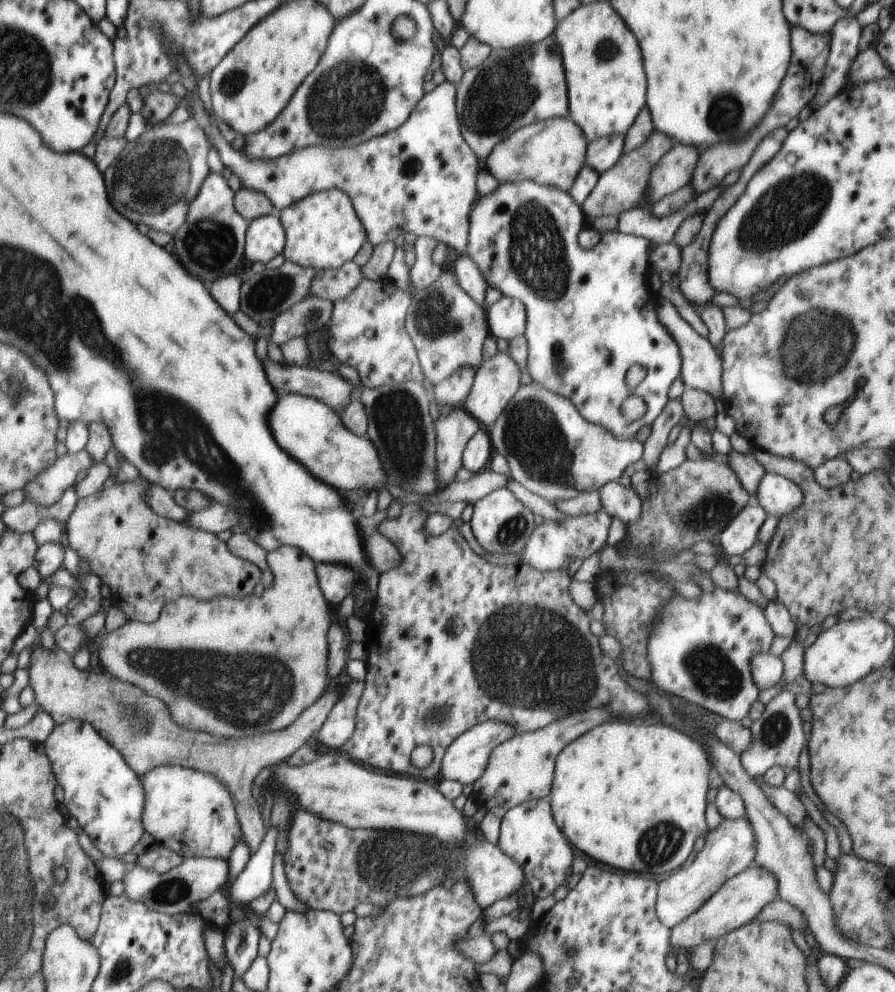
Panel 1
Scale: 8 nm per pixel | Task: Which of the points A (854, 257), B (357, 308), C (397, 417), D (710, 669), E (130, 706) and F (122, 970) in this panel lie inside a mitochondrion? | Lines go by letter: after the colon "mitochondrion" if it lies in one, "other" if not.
A: other
B: other
C: mitochondrion
D: mitochondrion
E: mitochondrion
F: mitochondrion

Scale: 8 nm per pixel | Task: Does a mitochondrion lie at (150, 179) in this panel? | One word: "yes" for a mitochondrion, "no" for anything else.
yes

